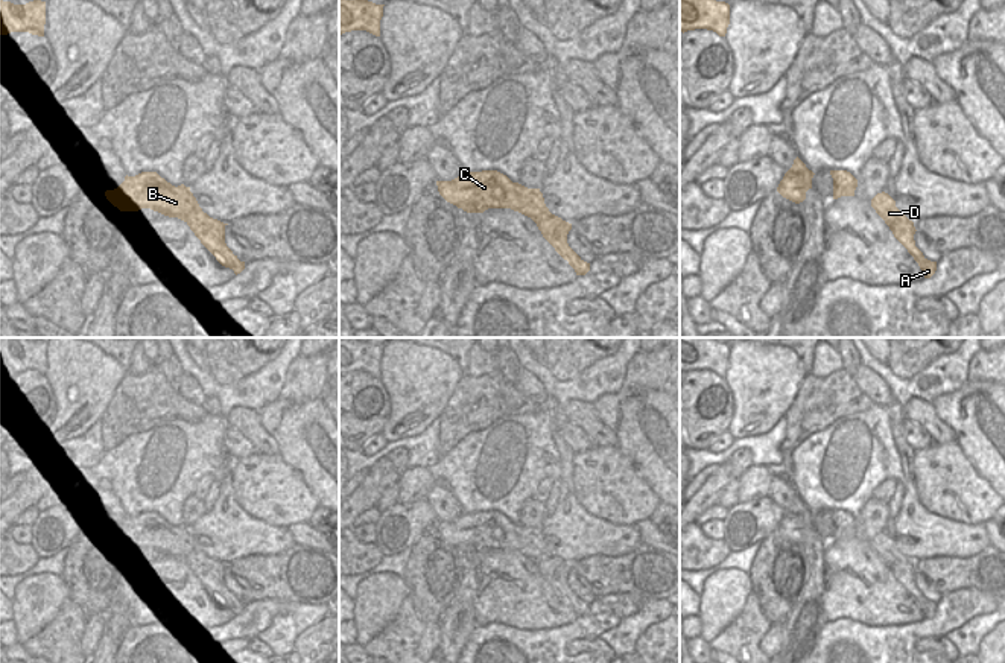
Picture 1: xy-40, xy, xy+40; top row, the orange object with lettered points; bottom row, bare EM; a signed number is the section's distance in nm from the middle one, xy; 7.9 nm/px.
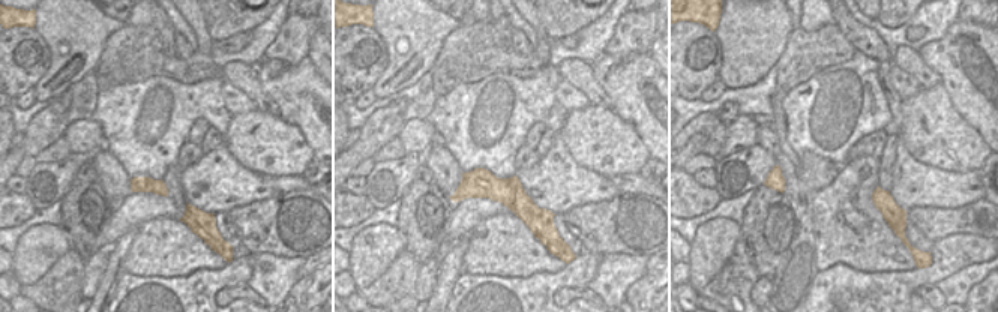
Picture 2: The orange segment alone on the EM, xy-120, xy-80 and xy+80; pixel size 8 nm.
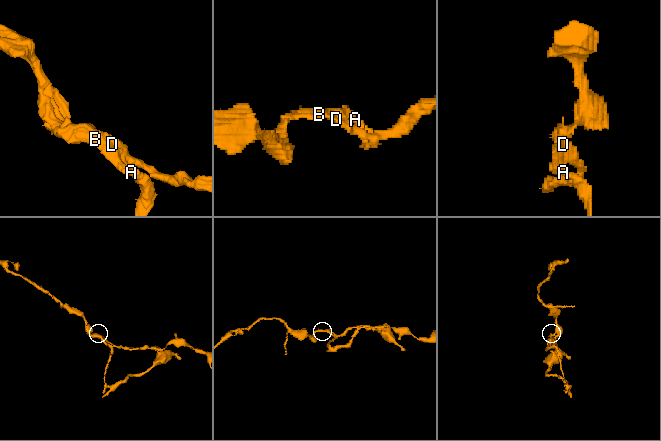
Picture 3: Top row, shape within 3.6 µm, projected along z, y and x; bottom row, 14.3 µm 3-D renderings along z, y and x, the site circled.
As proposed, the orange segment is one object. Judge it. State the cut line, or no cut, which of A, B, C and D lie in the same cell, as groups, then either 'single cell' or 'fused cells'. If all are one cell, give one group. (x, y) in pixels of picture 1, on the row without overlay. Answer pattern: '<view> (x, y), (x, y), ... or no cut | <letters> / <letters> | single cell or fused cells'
xy (580, 599), (575, 610) | A / B C D | fused cells

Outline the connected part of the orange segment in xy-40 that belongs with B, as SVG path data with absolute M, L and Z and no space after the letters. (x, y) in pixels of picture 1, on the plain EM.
M141 512L135 517L126 515L125 522L117 529L106 531L105 537L120 552L151 549L184 561L222 607L236 611L239 599L225 584L228 564L204 554L190 528L175 528L157 512Z

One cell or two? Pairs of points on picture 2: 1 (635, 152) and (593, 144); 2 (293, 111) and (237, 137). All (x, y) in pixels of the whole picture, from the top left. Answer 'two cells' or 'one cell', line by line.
1: one cell
2: two cells

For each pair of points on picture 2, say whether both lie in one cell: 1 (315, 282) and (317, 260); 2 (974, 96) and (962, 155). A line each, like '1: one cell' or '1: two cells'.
1: two cells
2: two cells

